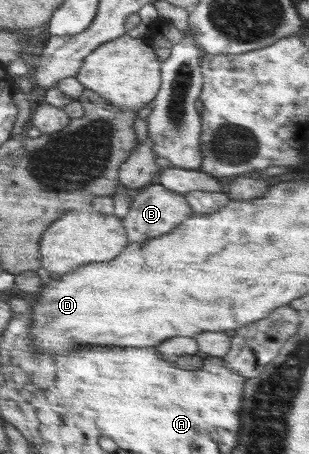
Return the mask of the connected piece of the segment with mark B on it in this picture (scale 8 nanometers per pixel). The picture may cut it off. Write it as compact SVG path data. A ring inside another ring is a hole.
M152 183L133 194L131 206L121 222L127 232L129 243L145 242L175 230L193 212L184 195L173 192L159 183Z

